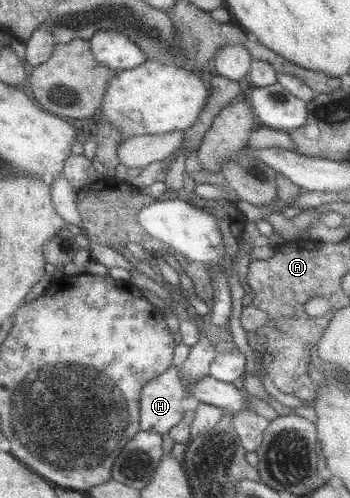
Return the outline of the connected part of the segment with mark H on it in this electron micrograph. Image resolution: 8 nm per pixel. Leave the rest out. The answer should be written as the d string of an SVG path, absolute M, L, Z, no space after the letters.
M173 365L144 385L139 397L141 429L162 435L169 433L184 417L182 399L187 396L181 371Z

